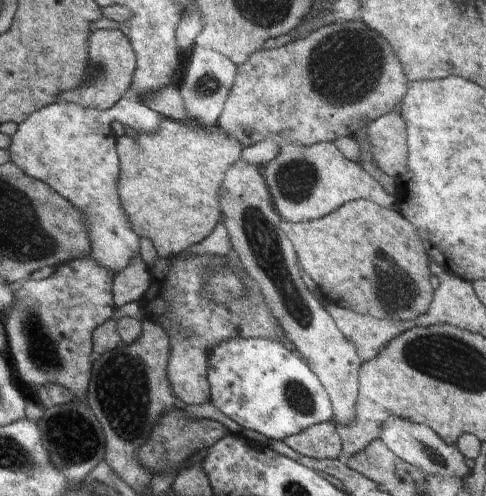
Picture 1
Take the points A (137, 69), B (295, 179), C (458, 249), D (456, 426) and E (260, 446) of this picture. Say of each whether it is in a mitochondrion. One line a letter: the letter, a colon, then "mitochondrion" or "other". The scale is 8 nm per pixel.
A: other
B: mitochondrion
C: other
D: other
E: other

